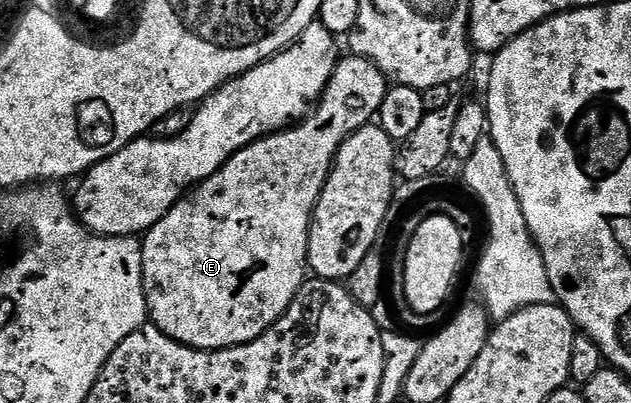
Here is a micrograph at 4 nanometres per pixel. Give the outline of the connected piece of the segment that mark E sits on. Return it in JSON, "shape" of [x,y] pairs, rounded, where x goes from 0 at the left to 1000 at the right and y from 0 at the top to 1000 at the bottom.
{"shape":[[[547,136],[534,156],[529,184],[502,253],[501,266],[482,290],[480,298],[450,320],[448,328],[434,328],[429,337],[417,337],[399,357],[391,357],[384,372],[377,372],[361,400],[358,400],[339,434],[326,442],[322,452],[309,459],[292,489],[282,499],[274,516],[265,526],[250,553],[233,576],[225,596],[225,680],[228,682],[228,737],[235,752],[235,794],[257,819],[257,829],[268,834],[276,849],[293,854],[303,864],[312,864],[322,873],[338,873],[347,864],[369,864],[379,854],[396,849],[414,834],[466,749],[472,720],[482,707],[490,682],[488,660],[488,573],[494,558],[494,526],[501,516],[504,491],[517,462],[517,442],[526,419],[526,404],[532,400],[536,372],[542,352],[556,328],[566,328],[585,305],[586,293],[594,290],[605,263],[605,243],[612,243],[618,203],[586,154],[572,139]]]}

